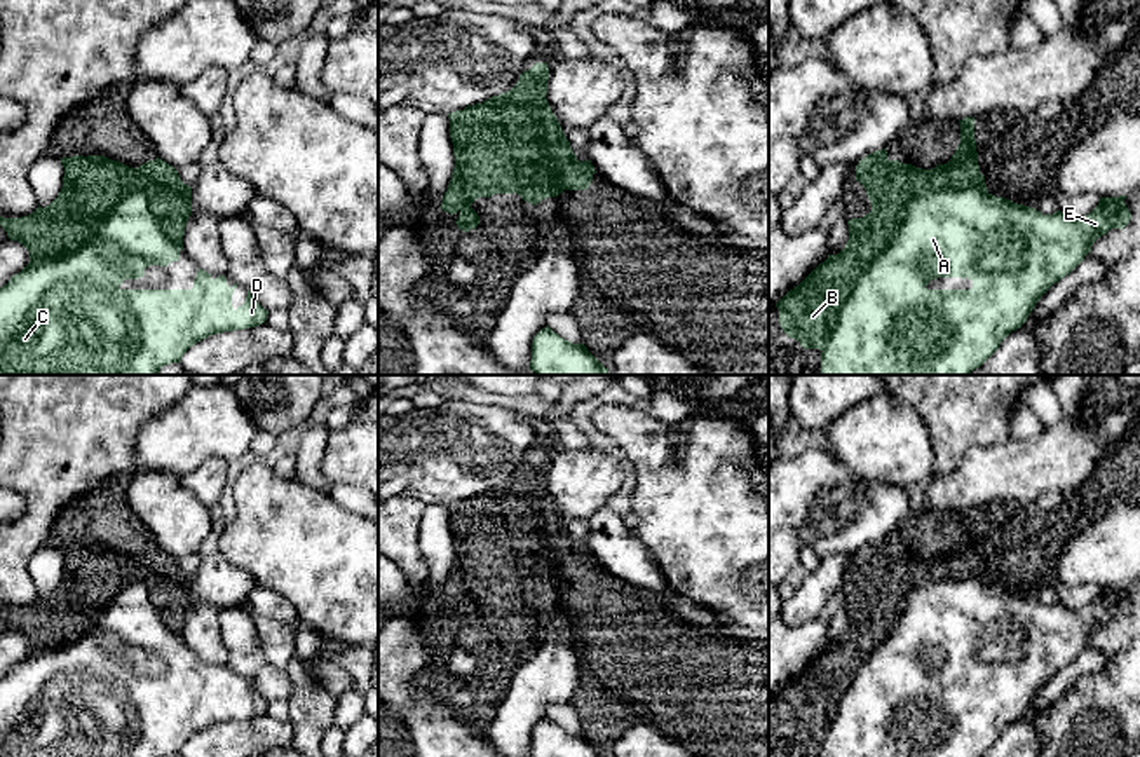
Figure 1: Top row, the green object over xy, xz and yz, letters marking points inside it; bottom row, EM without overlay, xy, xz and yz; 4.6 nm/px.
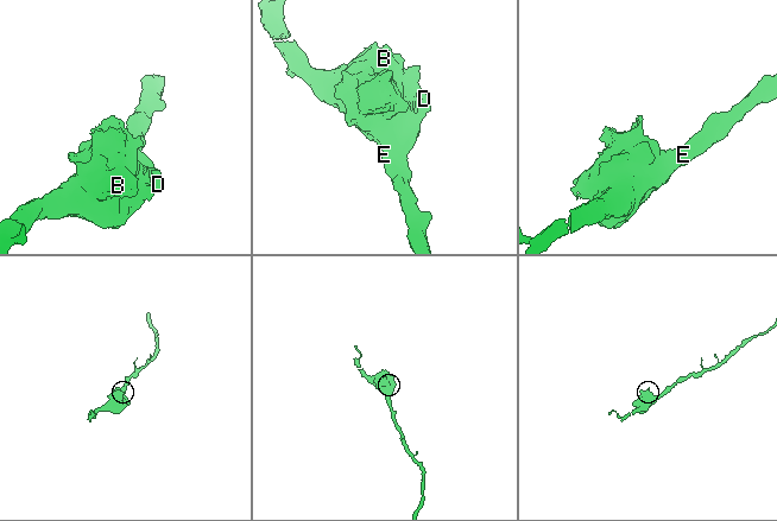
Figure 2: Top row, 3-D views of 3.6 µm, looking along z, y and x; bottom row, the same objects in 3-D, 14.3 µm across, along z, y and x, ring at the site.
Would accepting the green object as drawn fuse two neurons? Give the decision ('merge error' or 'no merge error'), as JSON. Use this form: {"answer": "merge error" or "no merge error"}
{"answer": "merge error"}

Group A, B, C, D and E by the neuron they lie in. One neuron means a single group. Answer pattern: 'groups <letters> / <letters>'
groups A C D E / B

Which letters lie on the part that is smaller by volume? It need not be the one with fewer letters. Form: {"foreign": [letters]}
{"foreign": ["B"]}

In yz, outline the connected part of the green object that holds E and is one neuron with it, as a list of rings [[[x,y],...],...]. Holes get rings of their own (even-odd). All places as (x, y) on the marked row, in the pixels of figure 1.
[[[941,178],[906,206],[896,235],[852,288],[821,352],[821,375],[969,375],[1011,331],[1021,328],[1041,297],[1084,260],[1098,237],[1130,223],[1124,199],[1102,197],[1089,215],[1070,220],[1060,209],[1042,215],[978,188],[953,188]],[[938,277],[967,277],[973,288],[927,290]]]

